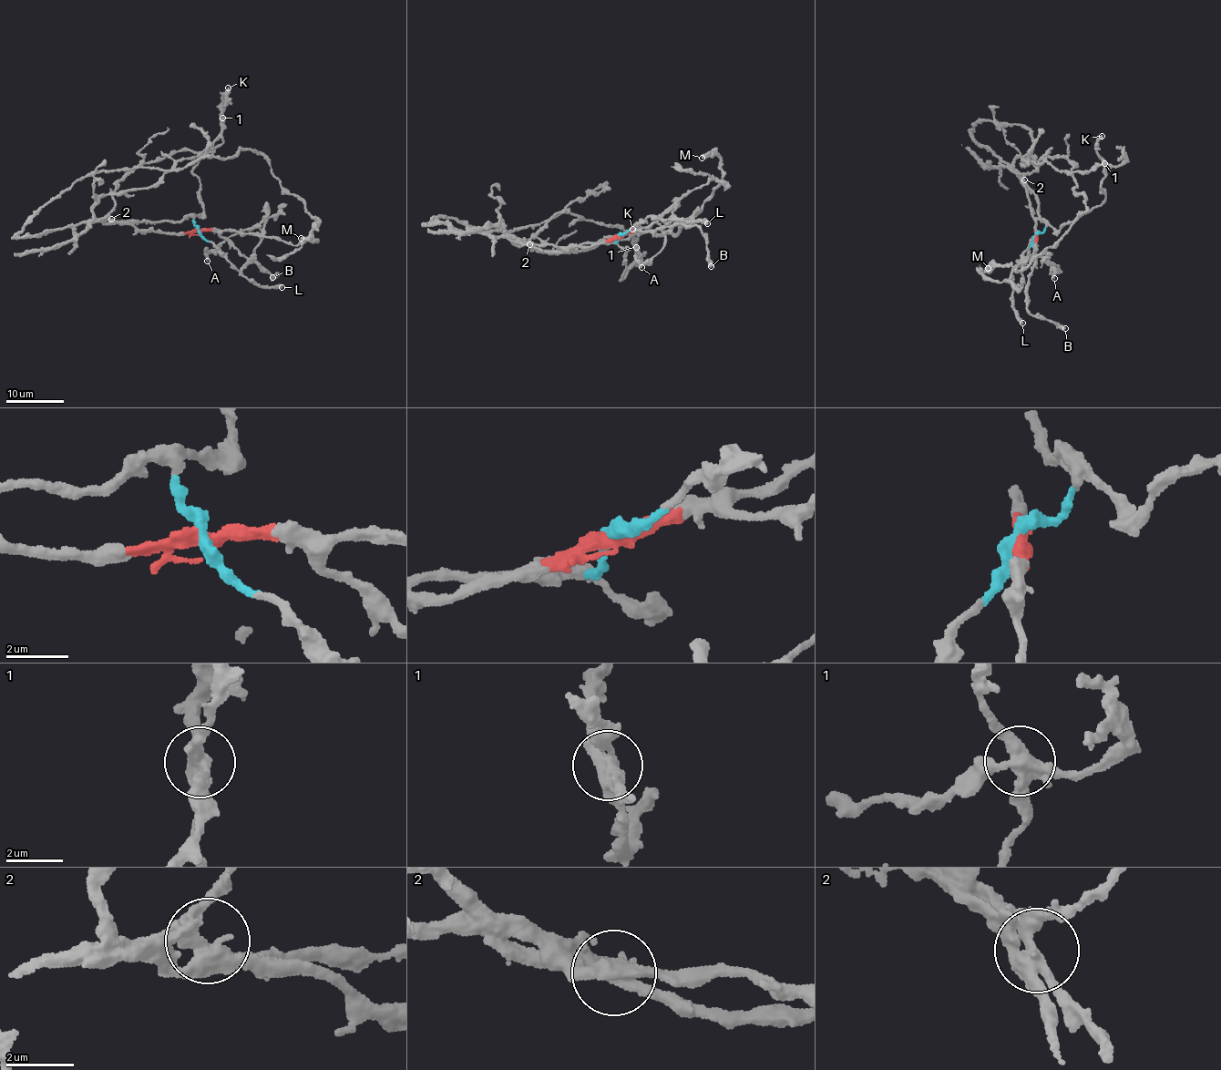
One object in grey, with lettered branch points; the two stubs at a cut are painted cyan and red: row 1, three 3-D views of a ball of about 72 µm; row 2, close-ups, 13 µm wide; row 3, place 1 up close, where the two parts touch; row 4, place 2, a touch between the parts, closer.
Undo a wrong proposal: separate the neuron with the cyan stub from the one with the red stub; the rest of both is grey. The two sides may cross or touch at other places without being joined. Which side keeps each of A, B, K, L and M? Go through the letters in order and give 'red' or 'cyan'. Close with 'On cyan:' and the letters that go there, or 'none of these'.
A: red
B: red
K: cyan
L: cyan
M: cyan
On cyan: K, L, M

